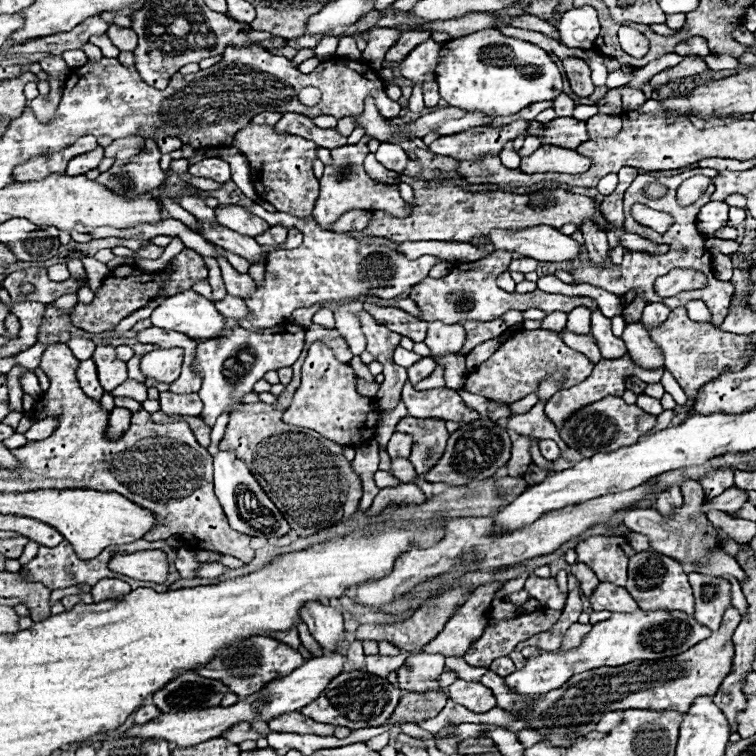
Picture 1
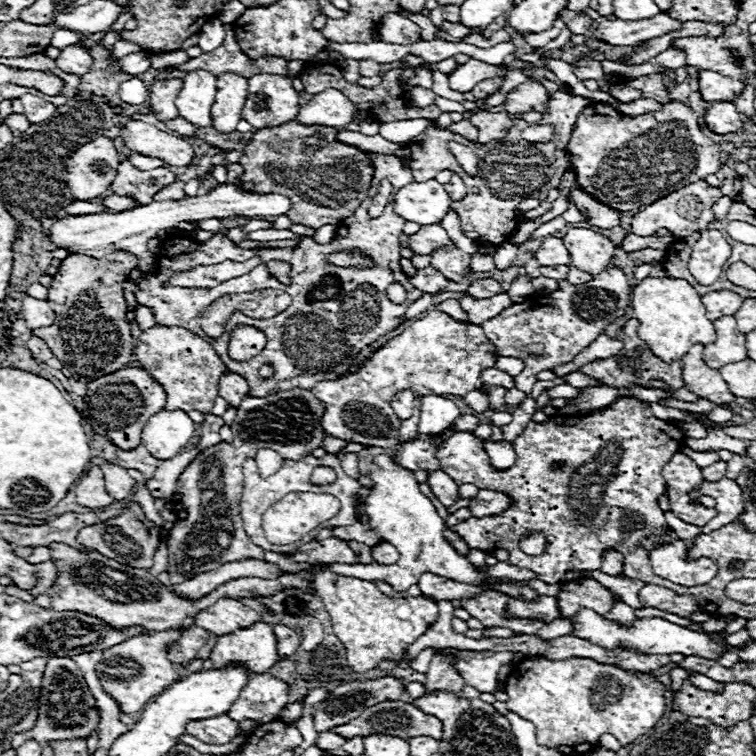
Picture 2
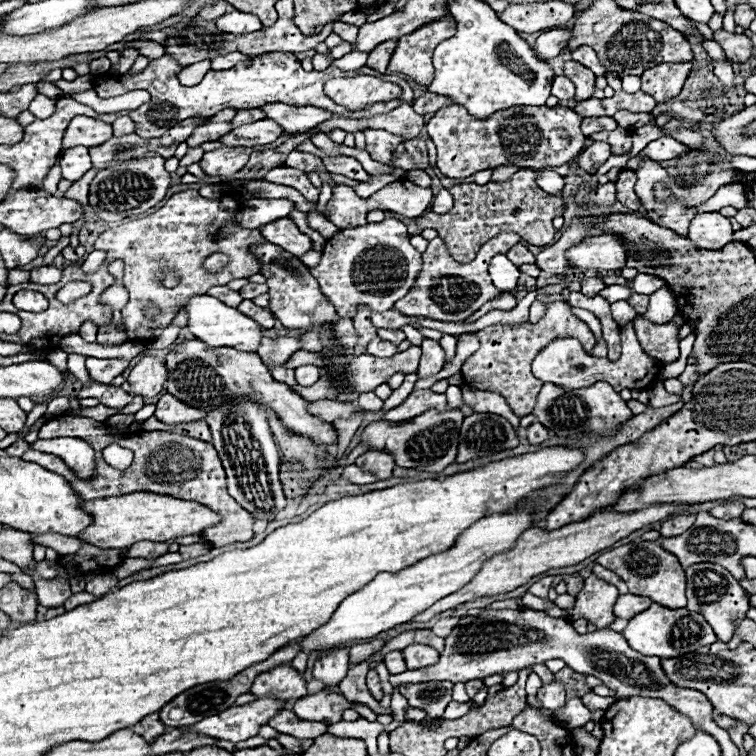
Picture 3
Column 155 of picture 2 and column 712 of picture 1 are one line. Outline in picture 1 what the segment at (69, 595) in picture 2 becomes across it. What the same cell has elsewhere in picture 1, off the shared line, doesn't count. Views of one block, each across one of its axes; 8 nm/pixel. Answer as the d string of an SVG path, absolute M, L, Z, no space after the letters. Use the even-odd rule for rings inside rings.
M690 572L690 584L696 598L694 618L710 630L720 628L720 620L730 606L732 584L724 578L714 578L700 572Z

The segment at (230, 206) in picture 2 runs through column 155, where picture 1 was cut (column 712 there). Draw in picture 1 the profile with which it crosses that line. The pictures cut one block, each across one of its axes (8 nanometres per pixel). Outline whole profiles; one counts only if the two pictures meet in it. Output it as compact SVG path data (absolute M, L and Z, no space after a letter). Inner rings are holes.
M708 202L706 206L700 208L696 228L702 232L706 238L714 238L714 234L728 226L728 204L726 202ZM712 254L712 270L714 270L714 276L722 282L730 280L733 275L733 264L730 256L726 254Z

